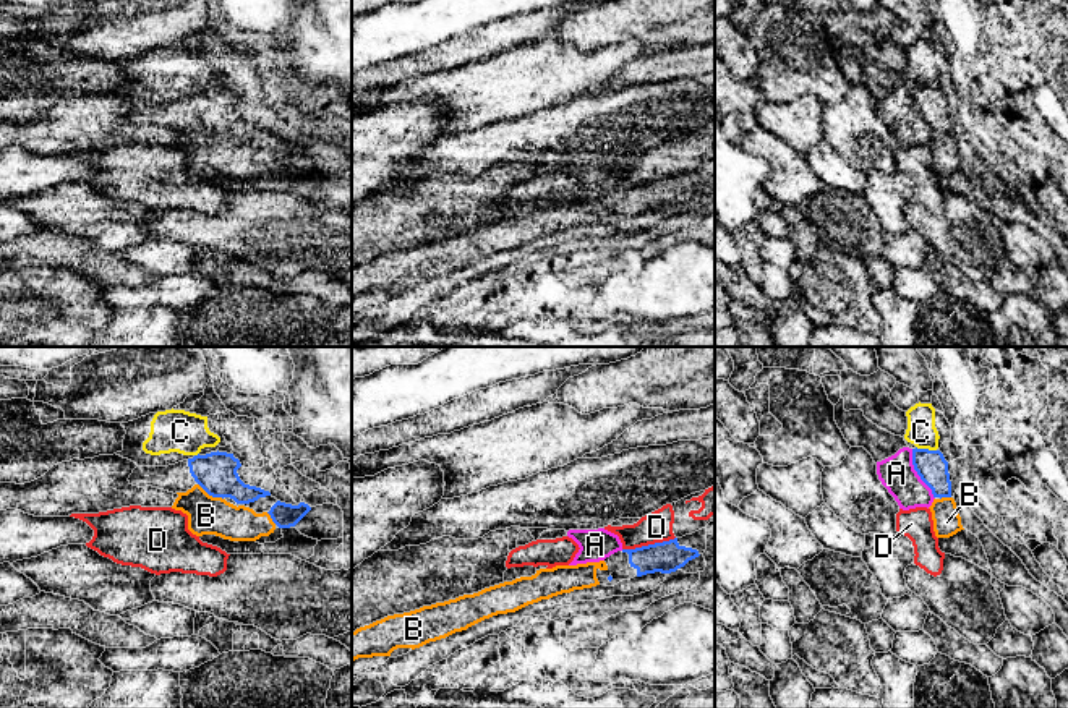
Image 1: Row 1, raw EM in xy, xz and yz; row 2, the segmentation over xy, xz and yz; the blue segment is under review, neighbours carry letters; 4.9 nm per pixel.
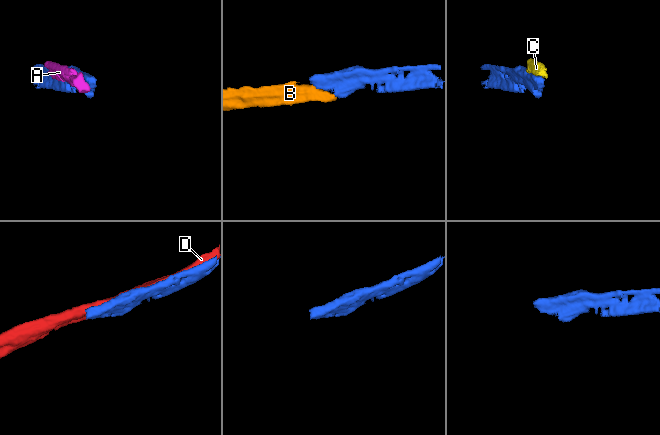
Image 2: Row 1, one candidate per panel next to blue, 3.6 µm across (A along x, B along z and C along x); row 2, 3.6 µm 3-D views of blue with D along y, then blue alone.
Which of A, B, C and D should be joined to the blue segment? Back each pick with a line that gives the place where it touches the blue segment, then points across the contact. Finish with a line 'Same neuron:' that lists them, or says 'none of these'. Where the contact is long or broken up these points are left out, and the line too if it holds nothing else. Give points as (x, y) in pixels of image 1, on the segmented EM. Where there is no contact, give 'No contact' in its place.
B: Touches blue at xy (211, 494). Path across: xy (216, 473), (211, 494), (206, 516)
Same neuron: B

